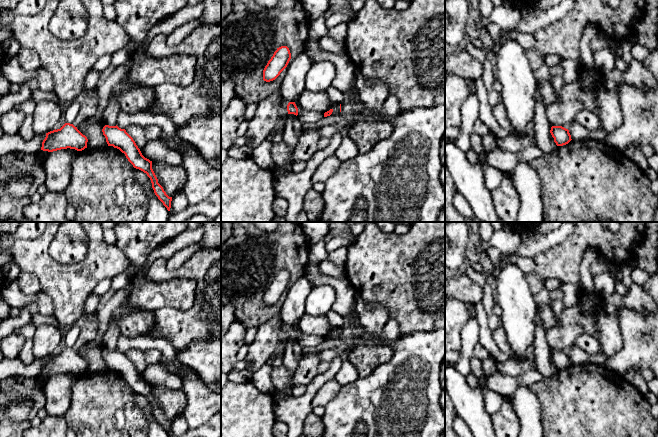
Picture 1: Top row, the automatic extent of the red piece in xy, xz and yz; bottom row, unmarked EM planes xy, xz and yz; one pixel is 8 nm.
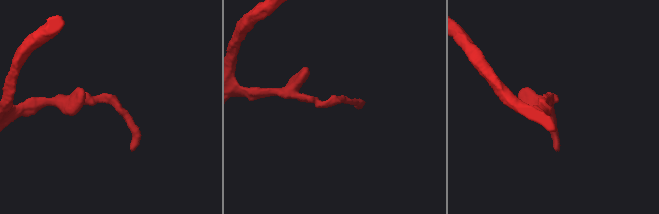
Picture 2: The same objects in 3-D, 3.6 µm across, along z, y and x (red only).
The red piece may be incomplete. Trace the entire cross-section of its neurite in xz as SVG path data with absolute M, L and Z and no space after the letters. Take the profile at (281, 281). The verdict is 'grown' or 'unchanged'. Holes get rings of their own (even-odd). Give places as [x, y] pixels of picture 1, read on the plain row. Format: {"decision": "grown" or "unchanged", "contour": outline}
{"decision": "unchanged", "contour": "M287 270L277 272L263 294L263 304L270 306L275 304L287 291L291 283L291 277Z"}

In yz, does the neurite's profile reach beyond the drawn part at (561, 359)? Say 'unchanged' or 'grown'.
unchanged

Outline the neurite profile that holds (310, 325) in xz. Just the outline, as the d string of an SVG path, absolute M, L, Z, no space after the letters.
M306 313L299 320L297 326L305 335L325 337L332 331L332 327L326 316L312 316Z

